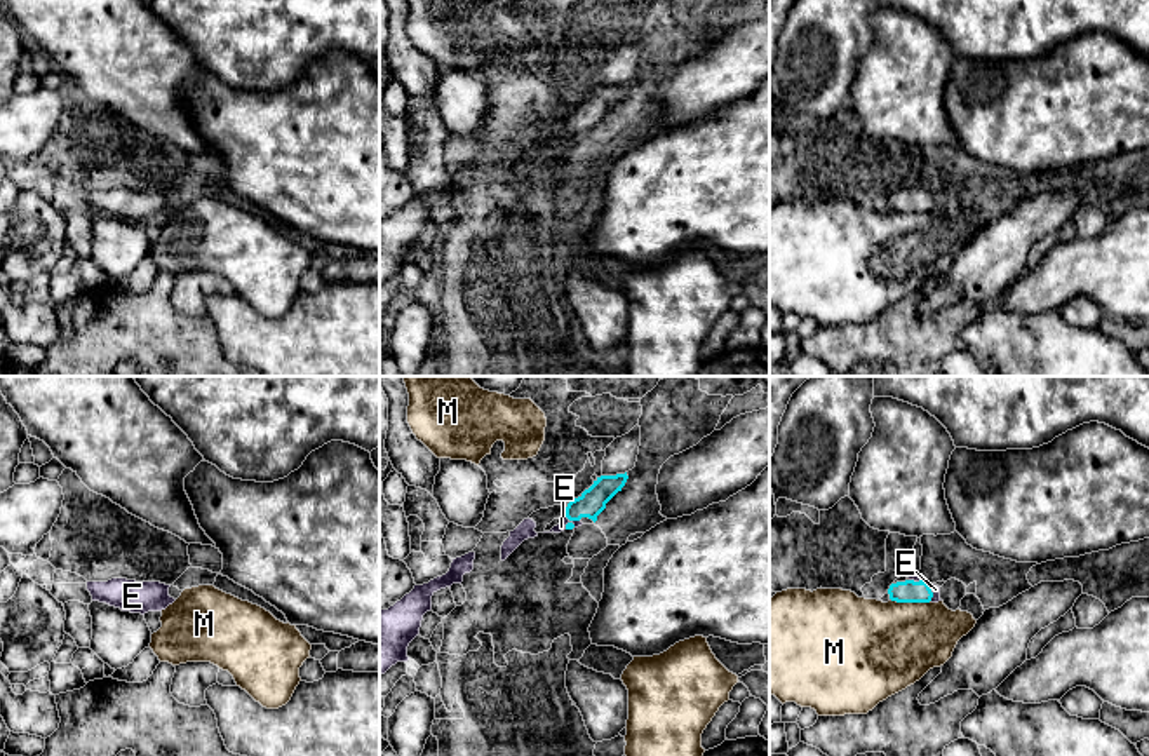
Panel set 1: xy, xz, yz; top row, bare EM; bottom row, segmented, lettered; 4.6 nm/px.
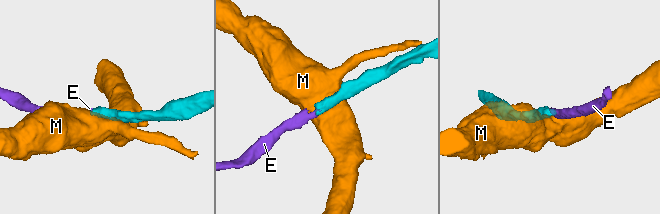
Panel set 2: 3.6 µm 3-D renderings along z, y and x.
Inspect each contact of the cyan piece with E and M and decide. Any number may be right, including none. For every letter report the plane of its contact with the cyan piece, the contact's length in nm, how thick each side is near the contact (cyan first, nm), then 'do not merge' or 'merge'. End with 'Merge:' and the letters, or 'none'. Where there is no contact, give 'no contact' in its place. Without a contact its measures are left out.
E: meets cyan in yz; contact 150 nm long; 110 nm thick on the cyan side, 50 nm on the other; merge
M: meets cyan in yz; contact 180 nm long; 110 nm thick on the cyan side, 420 nm on the other; do not merge
Merge: E

